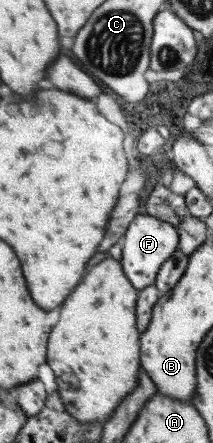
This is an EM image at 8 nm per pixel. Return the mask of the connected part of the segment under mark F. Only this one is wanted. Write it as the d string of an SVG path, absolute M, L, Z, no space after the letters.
M136 214L125 228L121 241L122 250L119 262L122 266L122 272L124 272L124 276L132 288L139 291L150 286L150 284L154 284L160 264L166 258L170 258L178 246L178 235L176 228L170 226L168 222L162 222L162 220L148 216L148 214Z

